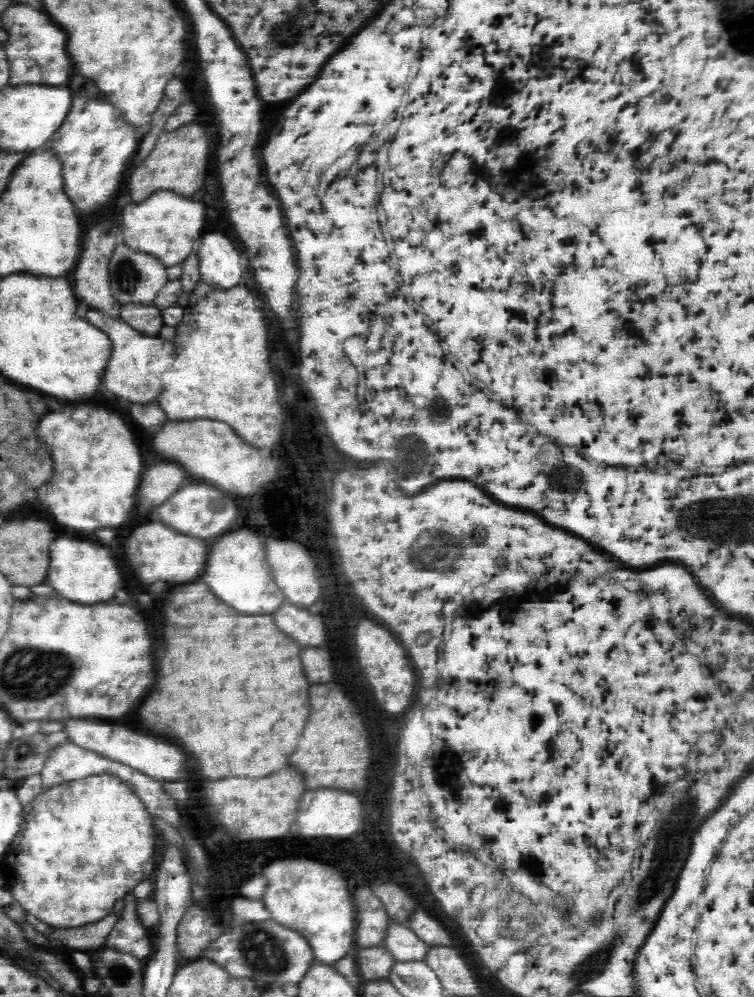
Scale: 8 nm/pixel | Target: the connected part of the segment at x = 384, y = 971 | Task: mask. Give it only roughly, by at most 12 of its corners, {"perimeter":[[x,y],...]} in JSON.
{"perimeter":[[383,945],[356,951],[363,981],[386,979],[393,962]]}

